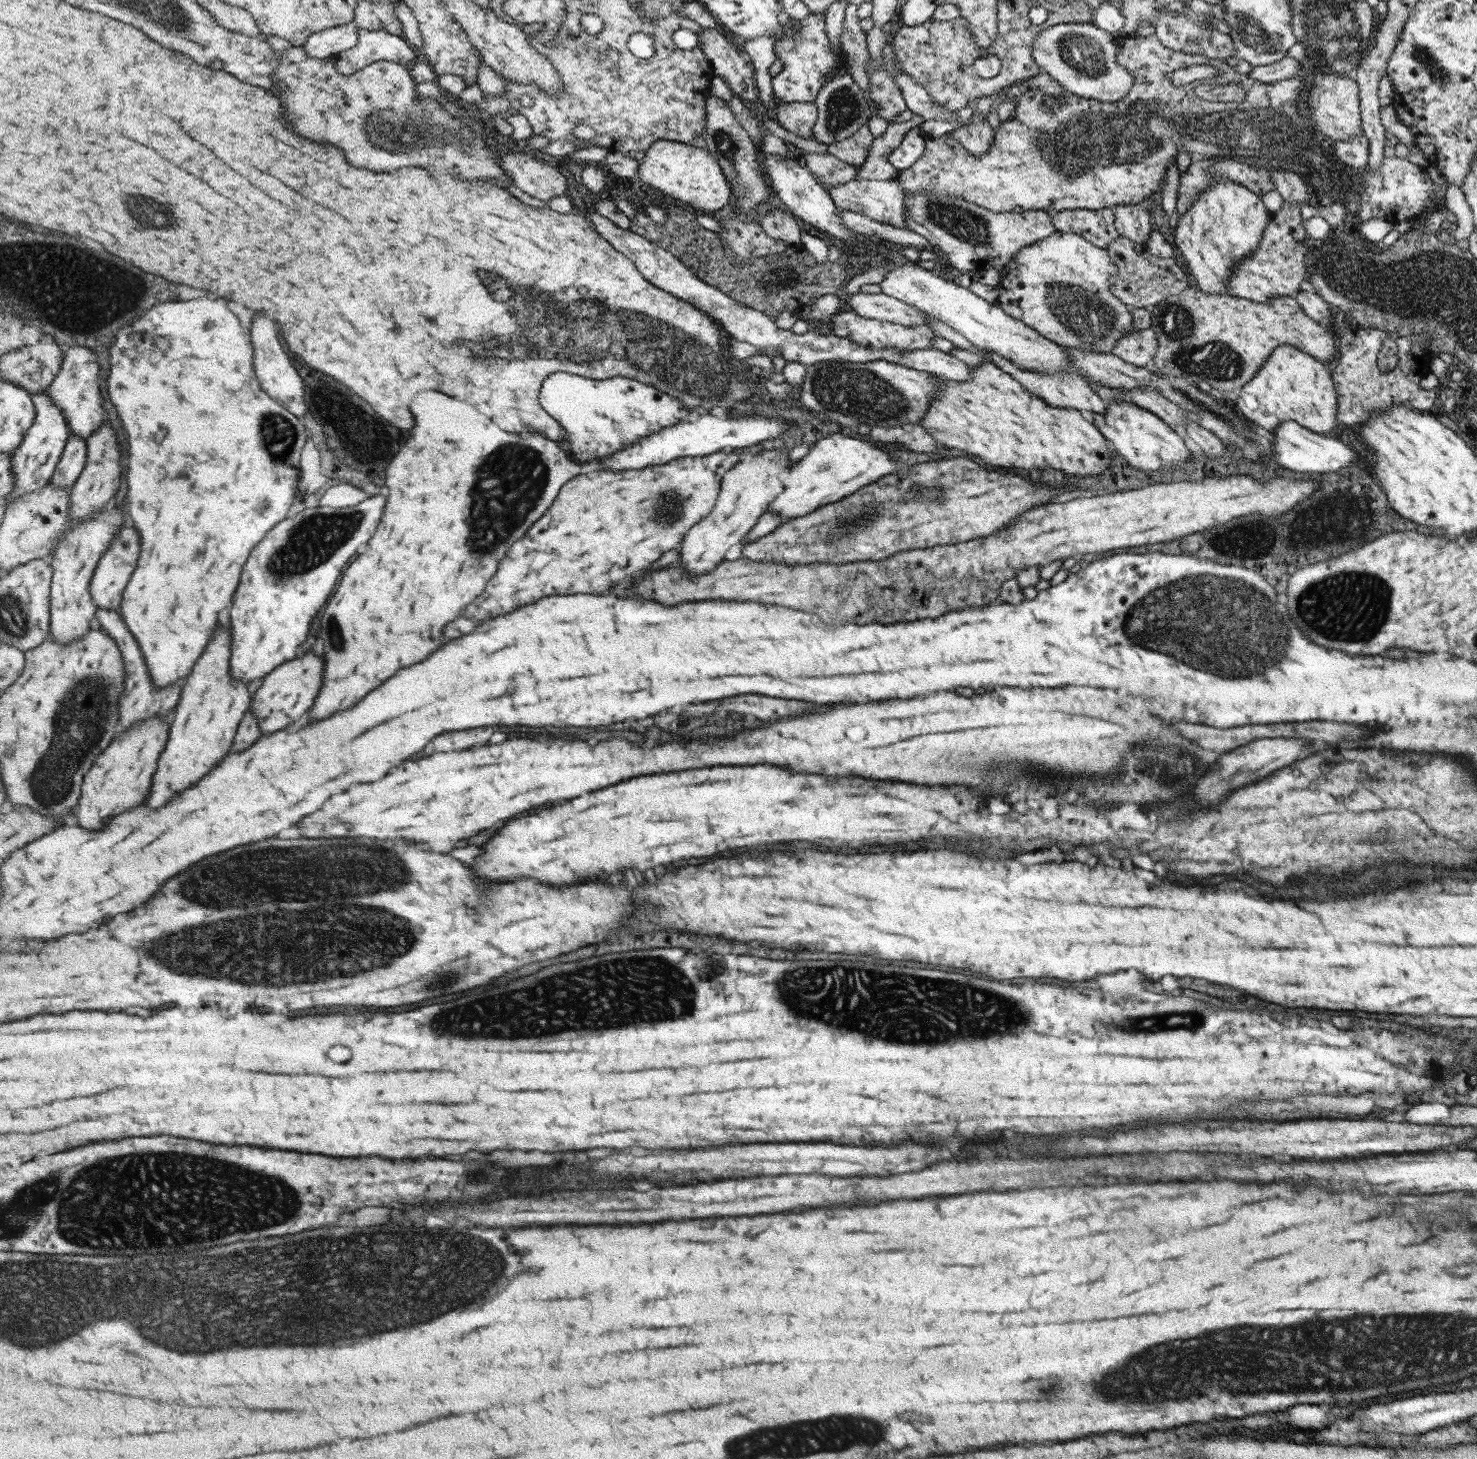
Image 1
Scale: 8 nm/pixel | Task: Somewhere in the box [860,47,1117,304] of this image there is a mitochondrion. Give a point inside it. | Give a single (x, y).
(966, 226)

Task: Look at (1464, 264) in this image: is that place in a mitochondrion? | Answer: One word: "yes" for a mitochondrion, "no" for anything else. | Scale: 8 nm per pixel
yes

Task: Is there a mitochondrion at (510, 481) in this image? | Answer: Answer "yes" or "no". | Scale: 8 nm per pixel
yes

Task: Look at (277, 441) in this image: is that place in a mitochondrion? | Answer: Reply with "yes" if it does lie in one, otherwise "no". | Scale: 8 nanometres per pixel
yes

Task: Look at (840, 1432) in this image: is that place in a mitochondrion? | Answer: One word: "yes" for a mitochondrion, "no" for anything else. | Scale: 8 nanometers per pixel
yes

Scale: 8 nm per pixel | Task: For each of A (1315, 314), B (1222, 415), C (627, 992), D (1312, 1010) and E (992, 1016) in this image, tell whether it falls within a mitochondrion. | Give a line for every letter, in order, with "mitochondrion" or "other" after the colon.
A: other
B: mitochondrion
C: mitochondrion
D: other
E: mitochondrion

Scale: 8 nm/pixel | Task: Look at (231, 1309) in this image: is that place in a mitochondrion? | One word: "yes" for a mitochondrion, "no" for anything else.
yes

